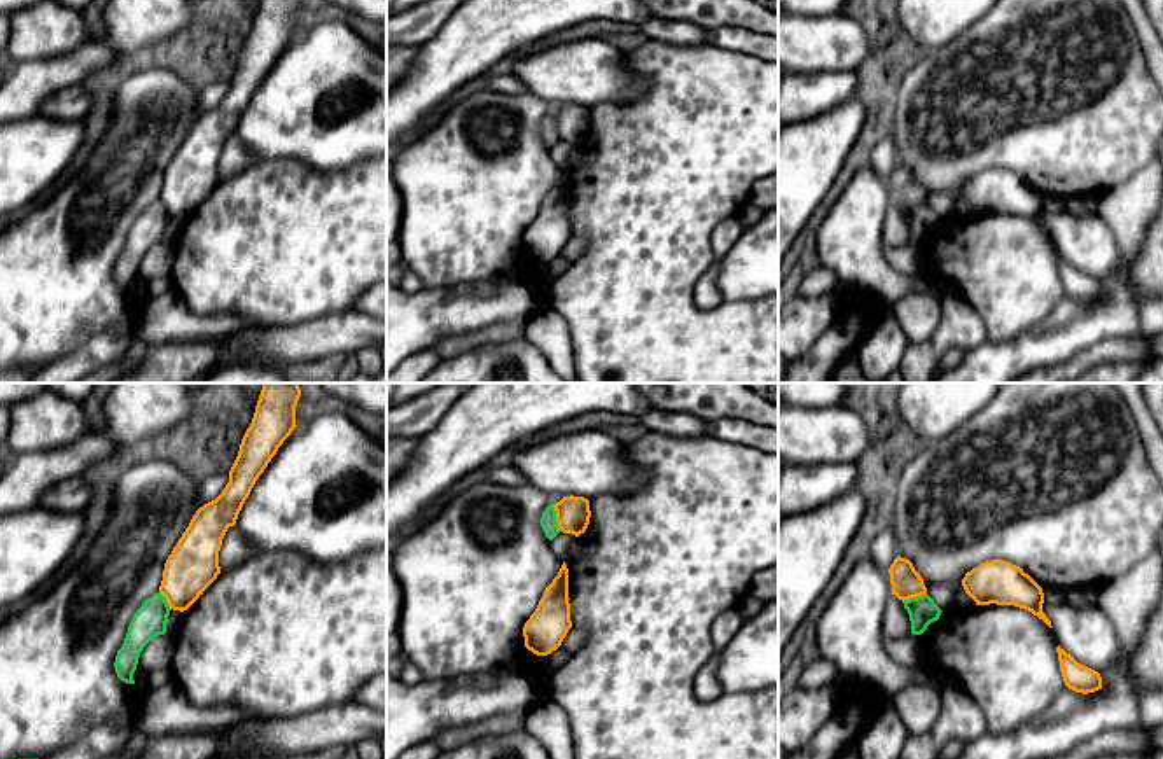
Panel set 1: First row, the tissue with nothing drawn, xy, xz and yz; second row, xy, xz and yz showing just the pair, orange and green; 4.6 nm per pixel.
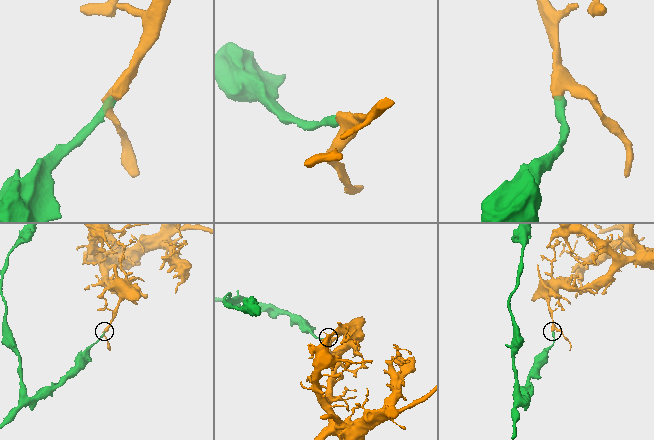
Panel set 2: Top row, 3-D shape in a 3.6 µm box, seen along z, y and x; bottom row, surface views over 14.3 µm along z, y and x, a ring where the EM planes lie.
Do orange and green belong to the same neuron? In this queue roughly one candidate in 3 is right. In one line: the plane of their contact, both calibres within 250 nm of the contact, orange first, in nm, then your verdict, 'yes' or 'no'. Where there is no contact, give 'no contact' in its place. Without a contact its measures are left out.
xz | 160/80 nm | no

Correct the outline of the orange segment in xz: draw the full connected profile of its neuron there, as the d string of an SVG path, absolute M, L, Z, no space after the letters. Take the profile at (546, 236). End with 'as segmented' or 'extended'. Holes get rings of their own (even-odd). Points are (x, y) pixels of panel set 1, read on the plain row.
M563 170L535 220L523 234L525 255L528 259L537 264L547 264L561 254L572 236L568 208L568 177Z; as segmented

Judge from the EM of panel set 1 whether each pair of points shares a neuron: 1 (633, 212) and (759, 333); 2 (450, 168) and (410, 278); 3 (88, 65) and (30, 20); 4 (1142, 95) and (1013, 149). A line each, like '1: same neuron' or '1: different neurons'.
1: same neuron
2: different neurons
3: different neurons
4: same neuron

